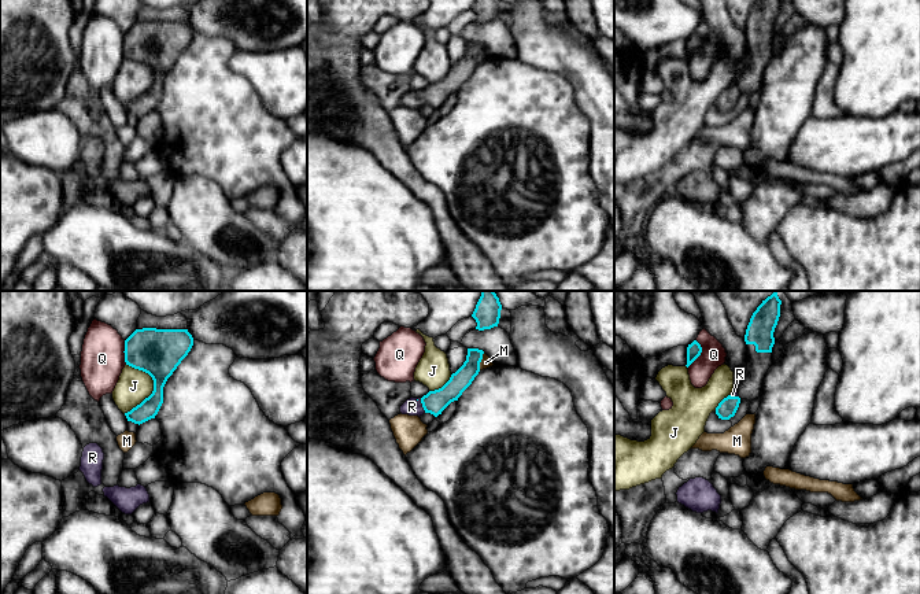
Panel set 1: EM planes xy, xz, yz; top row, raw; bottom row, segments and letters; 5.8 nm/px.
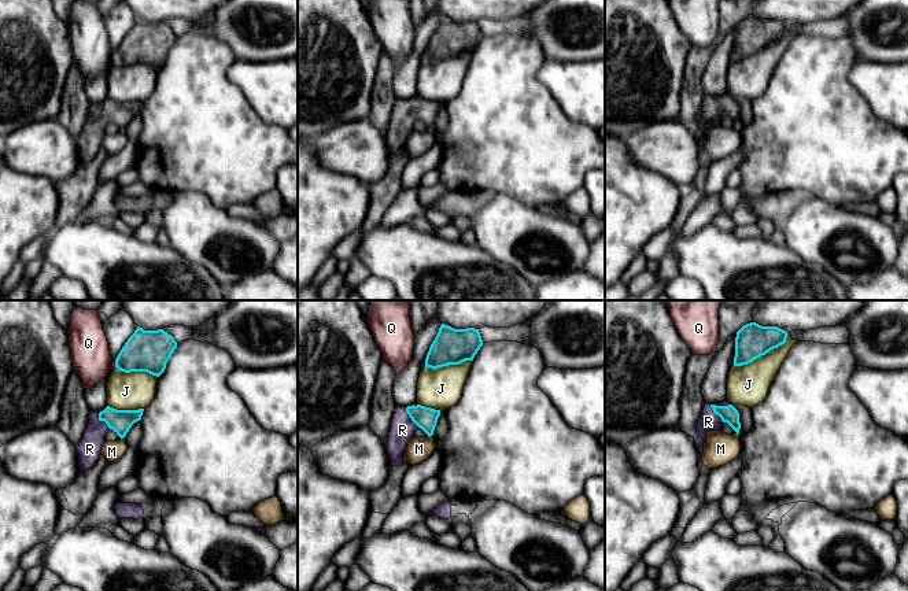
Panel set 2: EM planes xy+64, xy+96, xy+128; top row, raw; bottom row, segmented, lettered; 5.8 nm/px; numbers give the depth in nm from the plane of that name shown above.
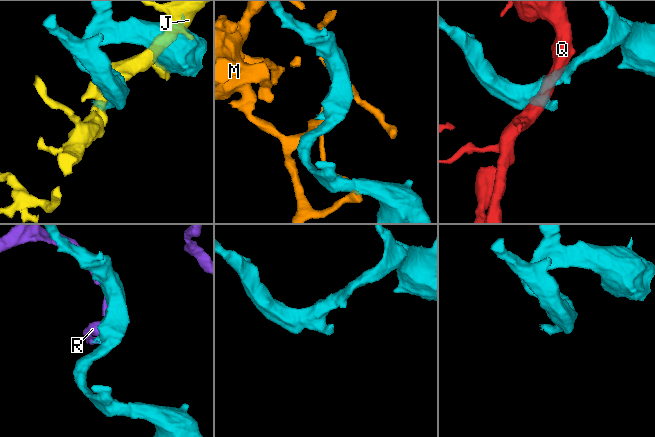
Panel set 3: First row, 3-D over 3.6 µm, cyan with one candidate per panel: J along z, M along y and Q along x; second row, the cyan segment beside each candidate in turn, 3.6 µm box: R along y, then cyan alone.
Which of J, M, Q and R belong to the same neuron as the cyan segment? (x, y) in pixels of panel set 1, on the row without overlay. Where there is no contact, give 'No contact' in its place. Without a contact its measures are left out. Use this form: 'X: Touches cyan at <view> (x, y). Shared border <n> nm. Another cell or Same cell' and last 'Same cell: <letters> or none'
J: Touches cyan at xy (154, 80). Shared border 300 nm. Another cell
M: Touches cyan at xz (480, 54). Shared border 110 nm. Another cell
Q: Touches cyan at yz (699, 47). Shared border 180 nm. Another cell
R: Touches cyan at xz (422, 98). Shared border 100 nm. Same cell
Same cell: R

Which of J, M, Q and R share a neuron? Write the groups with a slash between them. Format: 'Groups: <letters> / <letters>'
Groups: J / M / Q / R

